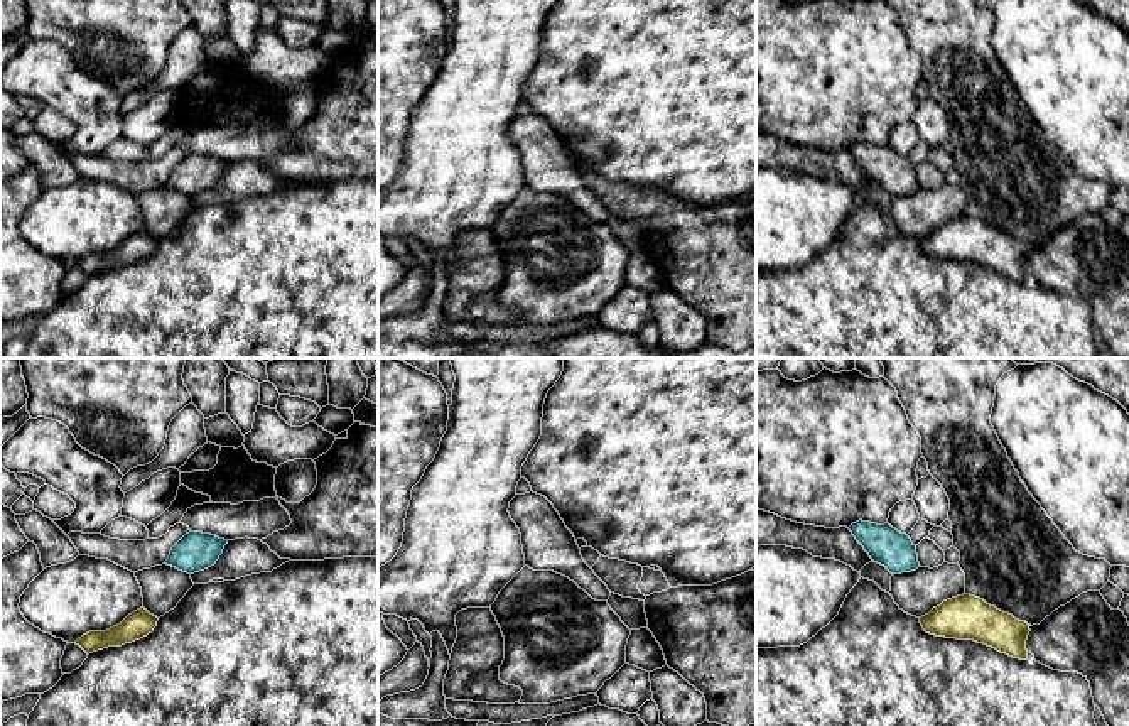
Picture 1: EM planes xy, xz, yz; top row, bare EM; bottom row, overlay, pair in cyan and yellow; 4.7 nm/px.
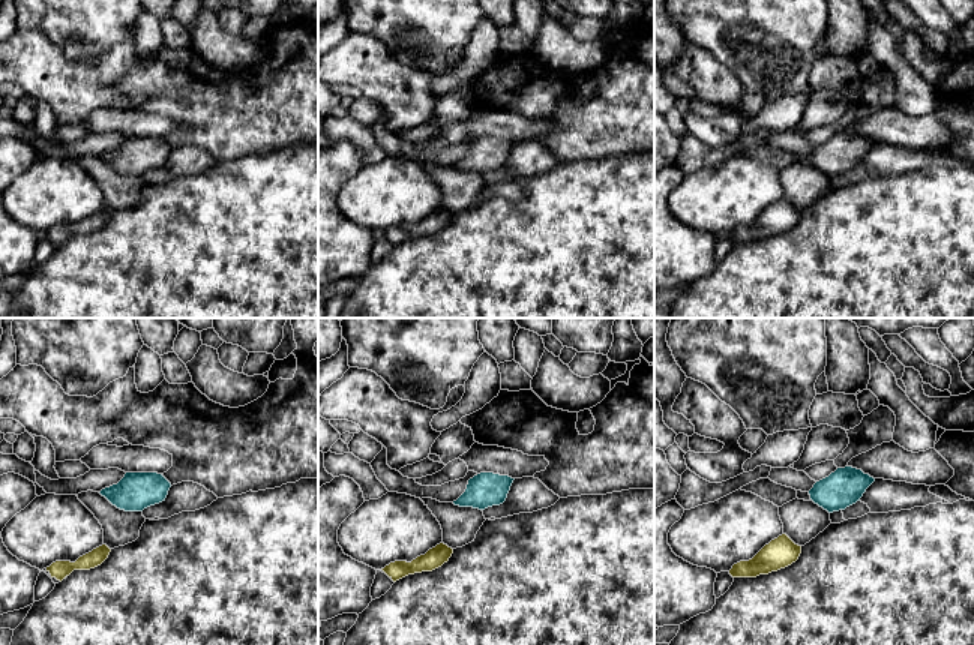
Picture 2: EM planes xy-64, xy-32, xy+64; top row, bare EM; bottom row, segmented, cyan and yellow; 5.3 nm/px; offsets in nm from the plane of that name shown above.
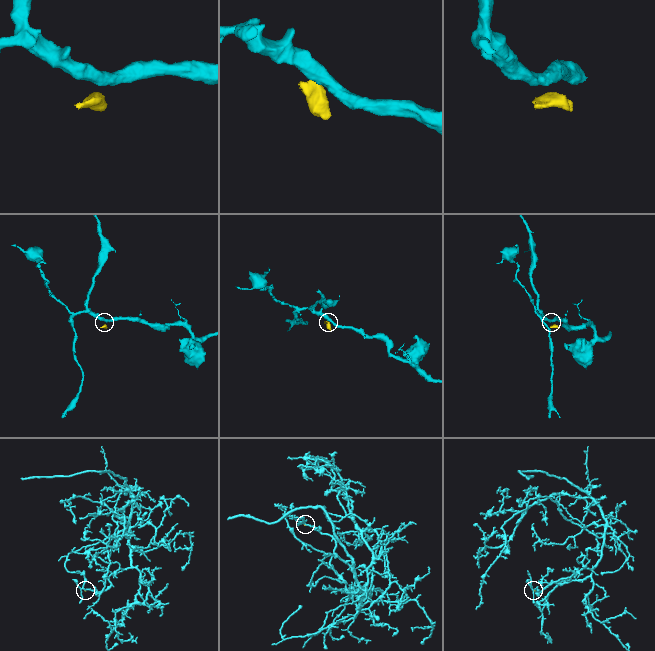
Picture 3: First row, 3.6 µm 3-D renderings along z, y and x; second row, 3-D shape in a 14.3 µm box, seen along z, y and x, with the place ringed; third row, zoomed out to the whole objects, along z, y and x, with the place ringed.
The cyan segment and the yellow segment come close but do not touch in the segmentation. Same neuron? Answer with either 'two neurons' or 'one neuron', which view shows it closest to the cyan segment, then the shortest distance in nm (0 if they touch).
two neurons | yz | 200 nm

